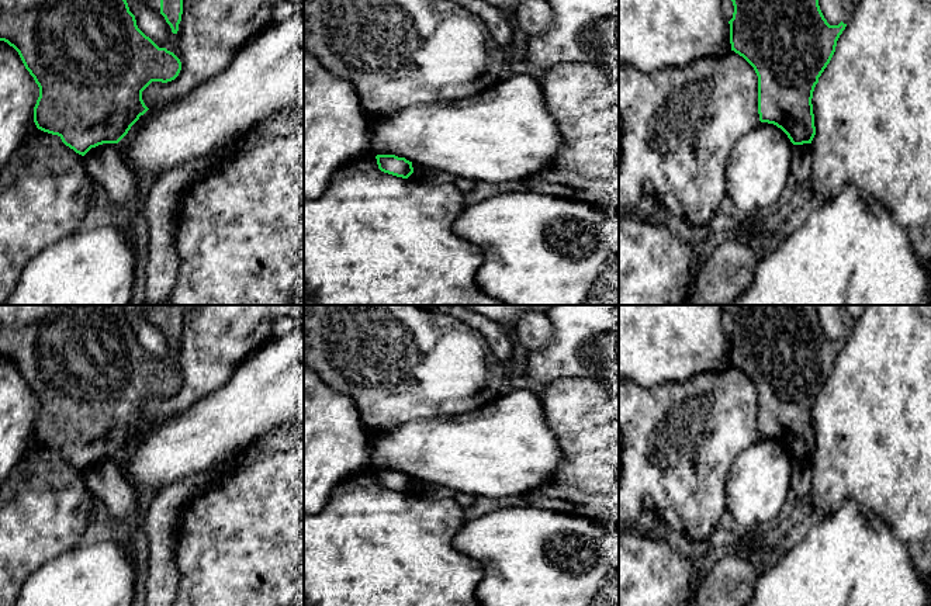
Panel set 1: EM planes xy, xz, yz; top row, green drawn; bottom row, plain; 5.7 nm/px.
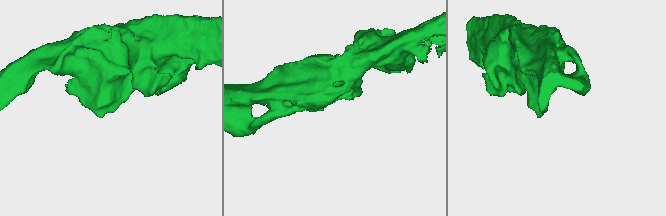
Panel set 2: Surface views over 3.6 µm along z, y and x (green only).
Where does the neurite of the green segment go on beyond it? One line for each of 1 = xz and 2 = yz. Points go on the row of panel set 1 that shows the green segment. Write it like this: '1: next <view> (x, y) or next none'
1: next none
2: next none

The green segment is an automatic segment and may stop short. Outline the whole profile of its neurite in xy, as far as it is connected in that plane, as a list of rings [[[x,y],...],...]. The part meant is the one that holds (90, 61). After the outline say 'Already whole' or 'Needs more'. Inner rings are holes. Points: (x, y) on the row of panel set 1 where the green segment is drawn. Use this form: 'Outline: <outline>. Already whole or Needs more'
Outline: [[[0,0],[0,41],[13,46],[39,87],[34,107],[38,129],[58,135],[76,153],[84,156],[103,143],[118,143],[149,108],[142,91],[152,82],[174,80],[180,59],[159,48],[136,25],[127,0]]]. Already whole

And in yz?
Outline: [[[731,0],[731,51],[743,56],[758,76],[761,122],[781,128],[793,145],[811,143],[816,135],[813,91],[830,63],[847,24],[830,25],[818,0]]]. Already whole

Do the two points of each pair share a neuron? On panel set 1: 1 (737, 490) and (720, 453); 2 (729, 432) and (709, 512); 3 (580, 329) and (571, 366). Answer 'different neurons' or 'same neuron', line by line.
1: different neurons
2: same neuron
3: same neuron

